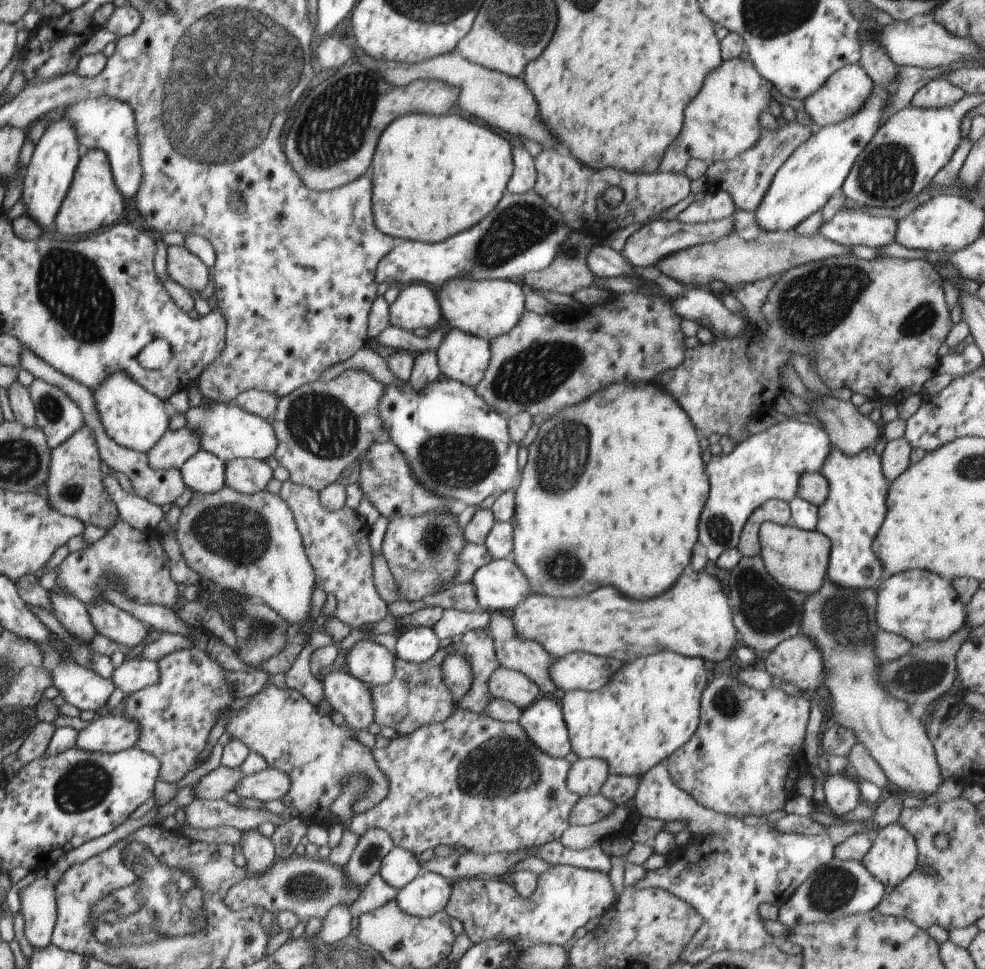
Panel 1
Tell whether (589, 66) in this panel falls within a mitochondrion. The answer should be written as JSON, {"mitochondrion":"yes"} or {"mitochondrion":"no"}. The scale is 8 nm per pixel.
{"mitochondrion":"no"}

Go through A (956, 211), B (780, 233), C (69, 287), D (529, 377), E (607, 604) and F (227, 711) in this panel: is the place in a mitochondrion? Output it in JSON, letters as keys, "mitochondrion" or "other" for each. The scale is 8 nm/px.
{"A":"other","B":"other","C":"mitochondrion","D":"mitochondrion","E":"other","F":"other"}

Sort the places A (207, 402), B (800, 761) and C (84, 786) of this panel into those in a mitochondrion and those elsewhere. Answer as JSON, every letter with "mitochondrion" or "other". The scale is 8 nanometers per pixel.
{"A":"other","B":"other","C":"mitochondrion"}

